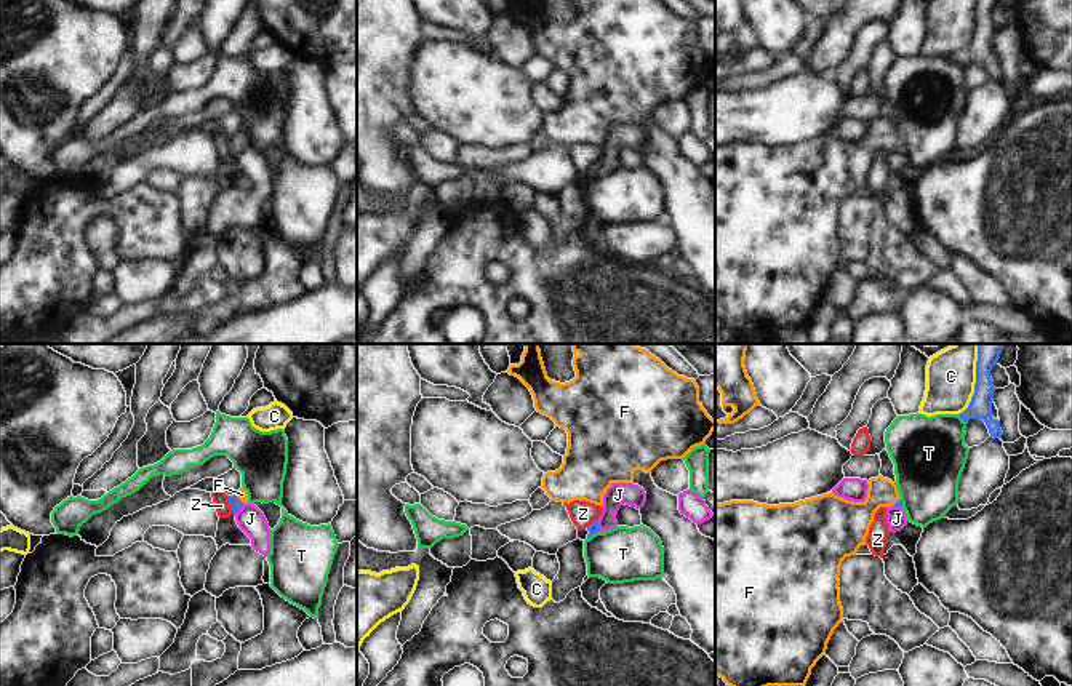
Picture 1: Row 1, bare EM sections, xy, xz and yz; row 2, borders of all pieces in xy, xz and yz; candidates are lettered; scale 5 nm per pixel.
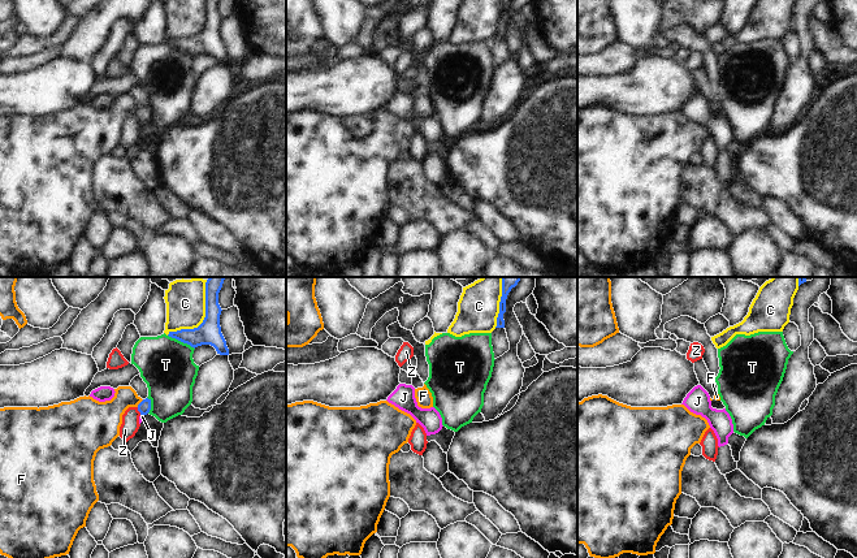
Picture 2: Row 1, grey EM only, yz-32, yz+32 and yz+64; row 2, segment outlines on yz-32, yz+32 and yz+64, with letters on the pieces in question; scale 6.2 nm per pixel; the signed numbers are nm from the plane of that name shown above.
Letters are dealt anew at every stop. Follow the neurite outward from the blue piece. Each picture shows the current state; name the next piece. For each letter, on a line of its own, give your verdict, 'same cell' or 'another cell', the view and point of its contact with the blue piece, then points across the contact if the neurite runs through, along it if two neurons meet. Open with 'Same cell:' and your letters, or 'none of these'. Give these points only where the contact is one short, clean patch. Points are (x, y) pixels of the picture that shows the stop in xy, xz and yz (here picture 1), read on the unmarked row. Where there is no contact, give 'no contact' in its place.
Same cell: F
C: another cell; contact yz (975, 29)
F: same cell; contact xy (239, 141); way xy (236, 146), (239, 141), (242, 136)
J: another cell; contact xy (240, 149); border xy (245, 146), (236, 155)
T: another cell; contact yz (962, 59)
Z: another cell; contact xy (231, 147); border xy (228, 138), (234, 155)

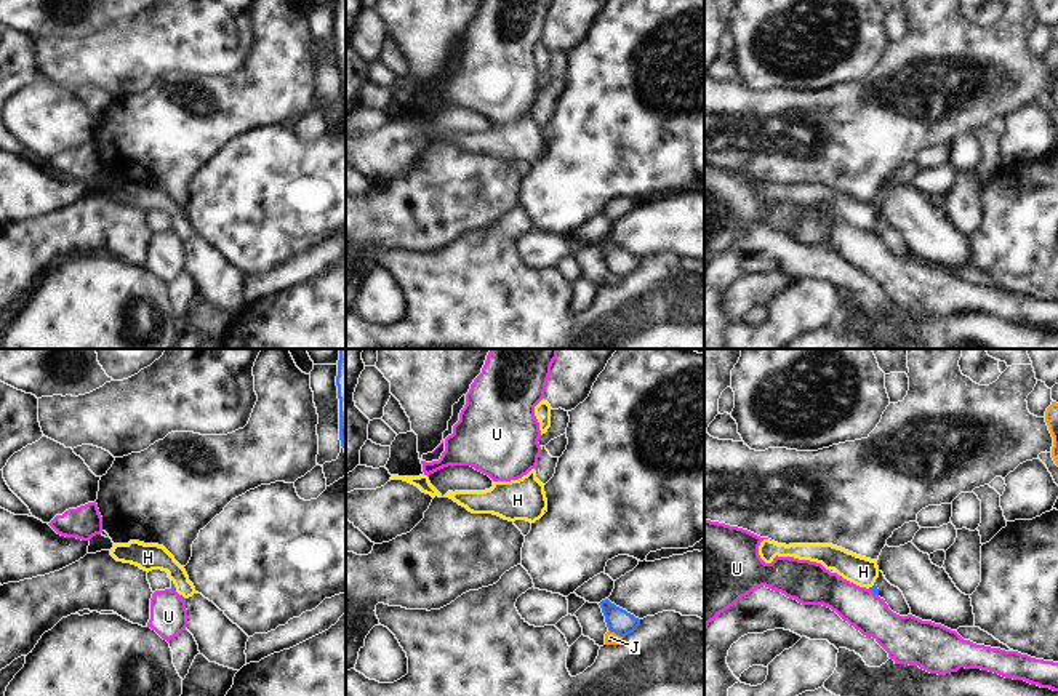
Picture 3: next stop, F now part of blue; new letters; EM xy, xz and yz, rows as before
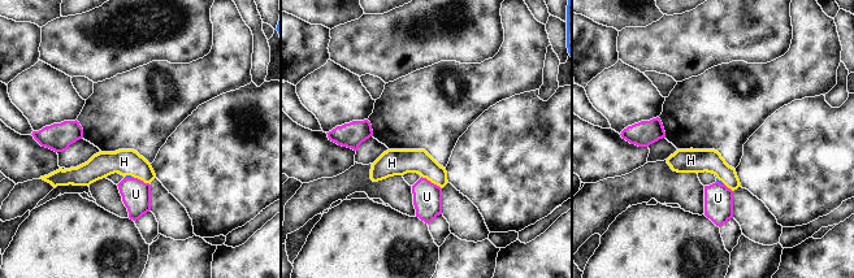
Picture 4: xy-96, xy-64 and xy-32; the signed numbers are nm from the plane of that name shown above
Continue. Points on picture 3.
Same cell: H
H: same cell; contact yz (874, 226); way yz (874, 231), (874, 226), (863, 213)
J: another cell; contact xz (617, 276); border xz (609, 271), (623, 279)
U: another cell; contact yz (873, 232); border yz (868, 231), (877, 237)

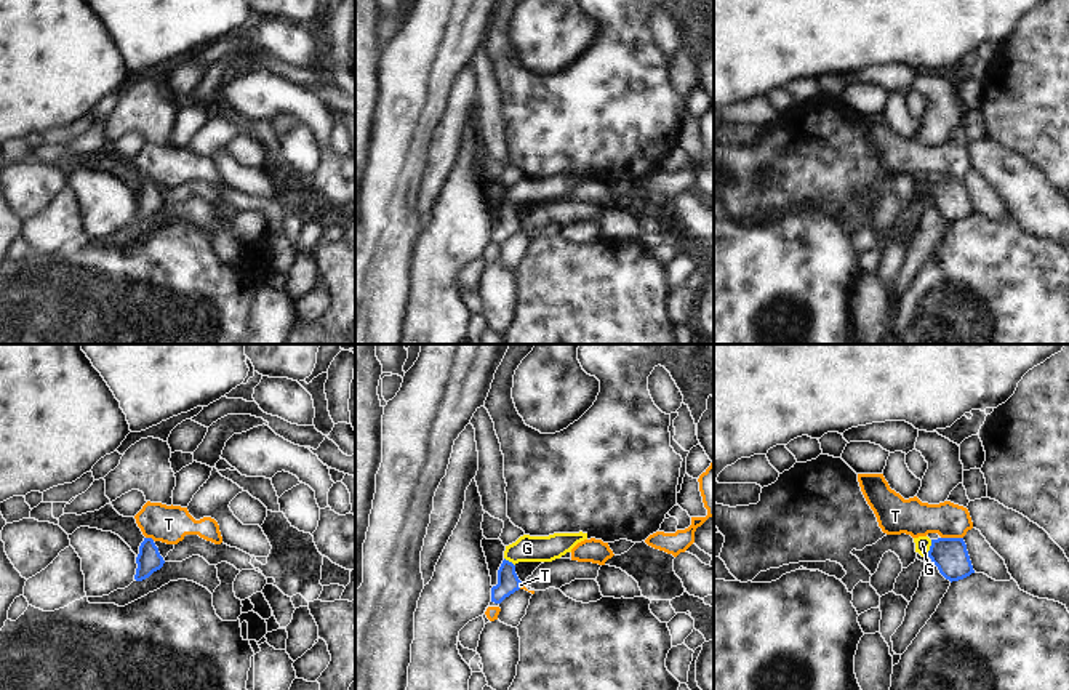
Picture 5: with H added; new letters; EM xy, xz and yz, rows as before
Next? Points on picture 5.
Same cell: G
G: same cell; contact yz (930, 189); way yz (949, 196), (930, 189), (922, 184)
T: another cell; contact yz (952, 180); border yz (941, 178), (962, 180)

